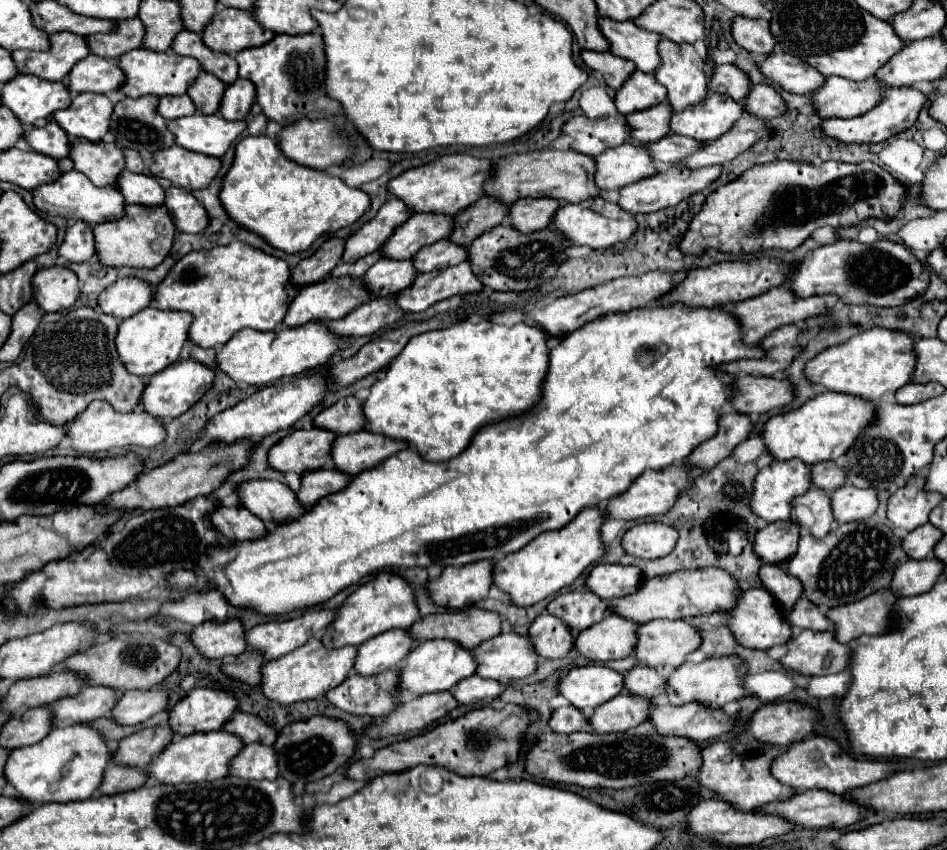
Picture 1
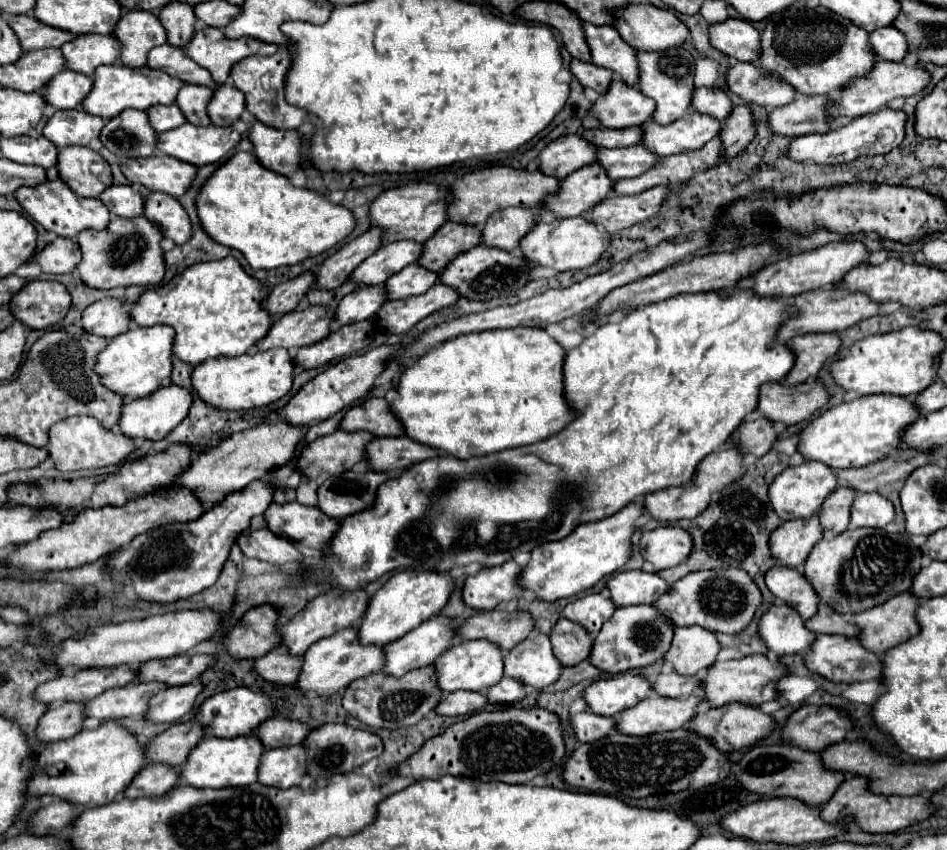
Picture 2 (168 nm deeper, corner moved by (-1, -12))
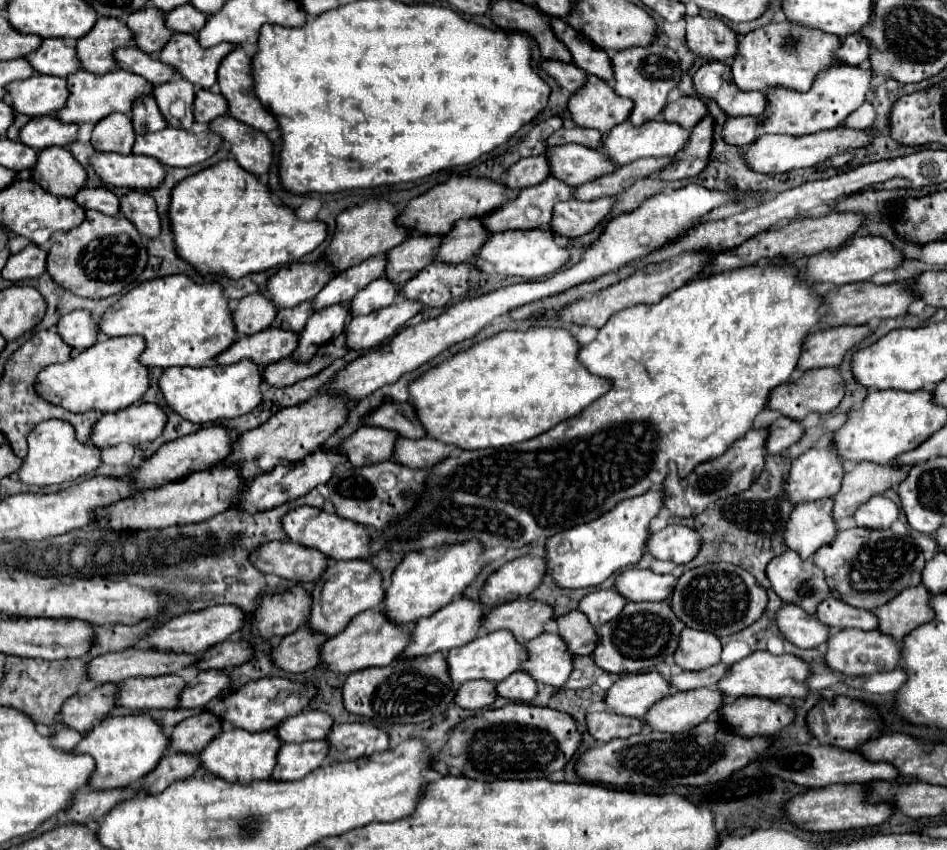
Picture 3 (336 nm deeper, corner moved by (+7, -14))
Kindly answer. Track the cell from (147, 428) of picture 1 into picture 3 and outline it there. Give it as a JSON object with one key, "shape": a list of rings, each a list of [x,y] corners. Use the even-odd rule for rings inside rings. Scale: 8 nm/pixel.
{"shape":[[[47,420],[33,428],[29,434],[29,454],[23,460],[21,470],[17,472],[21,482],[35,486],[51,486],[77,480],[79,476],[91,474],[101,464],[101,448],[93,444],[81,444],[75,438],[75,428],[63,420]]]}

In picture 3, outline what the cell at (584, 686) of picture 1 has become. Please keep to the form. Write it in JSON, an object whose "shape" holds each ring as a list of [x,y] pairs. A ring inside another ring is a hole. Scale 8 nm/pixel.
{"shape":[[[639,672],[621,676],[605,696],[609,712],[641,718],[657,700],[669,696],[673,688],[657,672]]]}

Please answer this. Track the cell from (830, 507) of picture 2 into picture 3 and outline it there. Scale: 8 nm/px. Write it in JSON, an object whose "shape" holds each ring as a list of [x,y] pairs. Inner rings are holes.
{"shape":[[[859,462],[843,476],[839,494],[833,498],[833,518],[841,522],[851,516],[857,506],[867,502],[873,494],[883,494],[889,484],[901,482],[907,472],[901,472],[895,466],[879,466],[873,462]]]}

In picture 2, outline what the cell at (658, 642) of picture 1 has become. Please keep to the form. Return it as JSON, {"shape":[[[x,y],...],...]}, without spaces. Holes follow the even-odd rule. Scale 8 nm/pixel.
{"shape":[[[687,626],[687,628],[675,628],[675,640],[665,656],[665,660],[669,660],[675,668],[677,674],[683,676],[699,676],[703,674],[717,658],[717,652],[721,650],[721,644],[717,648],[717,638],[713,632],[701,628],[701,626]]]}

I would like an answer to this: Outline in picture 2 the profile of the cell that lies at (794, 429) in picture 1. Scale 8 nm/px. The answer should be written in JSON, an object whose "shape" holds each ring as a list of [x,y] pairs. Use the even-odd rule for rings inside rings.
{"shape":[[[871,394],[853,402],[843,402],[817,416],[801,434],[797,450],[807,460],[819,460],[835,470],[859,468],[889,456],[899,448],[901,432],[921,416],[921,410],[903,396]]]}

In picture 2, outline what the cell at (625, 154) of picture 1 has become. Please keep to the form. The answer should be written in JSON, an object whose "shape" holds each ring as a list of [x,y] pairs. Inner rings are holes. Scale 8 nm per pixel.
{"shape":[[[591,164],[591,166],[583,166],[575,172],[571,172],[567,178],[563,178],[559,182],[559,192],[555,194],[549,194],[537,208],[535,208],[535,216],[533,216],[533,222],[541,222],[543,214],[549,212],[553,214],[555,218],[573,218],[573,216],[585,216],[589,212],[591,206],[595,206],[599,200],[607,198],[613,194],[613,182],[611,178],[607,176],[607,172],[603,172],[603,168],[599,168],[597,164]]]}

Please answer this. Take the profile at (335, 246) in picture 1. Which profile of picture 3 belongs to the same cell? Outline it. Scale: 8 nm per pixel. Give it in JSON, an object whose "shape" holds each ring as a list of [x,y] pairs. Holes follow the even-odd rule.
{"shape":[[[249,294],[241,298],[237,310],[233,312],[235,328],[239,334],[255,334],[271,326],[279,308],[265,294]]]}

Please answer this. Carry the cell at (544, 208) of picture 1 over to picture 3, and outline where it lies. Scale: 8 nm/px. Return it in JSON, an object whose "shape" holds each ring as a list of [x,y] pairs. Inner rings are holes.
{"shape":[[[479,218],[459,220],[453,230],[443,236],[439,246],[439,260],[443,262],[475,262],[483,242],[489,238],[487,228]]]}

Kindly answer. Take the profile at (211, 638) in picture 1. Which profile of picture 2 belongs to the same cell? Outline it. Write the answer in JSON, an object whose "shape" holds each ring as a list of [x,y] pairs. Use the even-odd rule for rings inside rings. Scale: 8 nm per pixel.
{"shape":[[[271,604],[251,608],[235,628],[225,636],[225,646],[233,658],[261,658],[275,646],[279,646],[277,630],[279,610]]]}

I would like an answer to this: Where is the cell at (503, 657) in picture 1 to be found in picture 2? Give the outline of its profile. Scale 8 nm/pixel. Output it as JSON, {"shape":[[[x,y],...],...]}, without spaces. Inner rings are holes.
{"shape":[[[533,632],[515,650],[505,652],[505,674],[537,690],[555,684],[561,670],[563,664],[555,658],[549,636],[541,632]]]}

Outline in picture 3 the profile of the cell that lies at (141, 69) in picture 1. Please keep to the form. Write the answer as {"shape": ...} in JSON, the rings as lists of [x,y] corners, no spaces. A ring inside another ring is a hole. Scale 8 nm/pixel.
{"shape":[[[115,70],[109,74],[91,74],[91,72],[77,72],[71,74],[67,78],[69,82],[69,100],[67,106],[63,110],[57,112],[59,120],[63,122],[75,122],[75,124],[83,124],[83,122],[91,122],[97,124],[99,120],[103,120],[105,116],[113,114],[113,112],[131,112],[131,106],[135,104],[135,98],[141,96],[149,96],[153,94],[153,84],[147,82],[145,78],[139,78],[139,74],[127,74],[125,70]]]}

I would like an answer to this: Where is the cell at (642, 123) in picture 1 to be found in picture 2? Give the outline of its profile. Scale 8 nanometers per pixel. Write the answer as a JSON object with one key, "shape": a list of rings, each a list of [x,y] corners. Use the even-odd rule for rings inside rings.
{"shape":[[[631,126],[631,128],[619,128],[619,130],[611,130],[611,128],[593,128],[593,130],[583,130],[581,136],[597,146],[597,148],[627,148],[627,146],[635,146],[641,142],[641,128],[639,126]]]}

